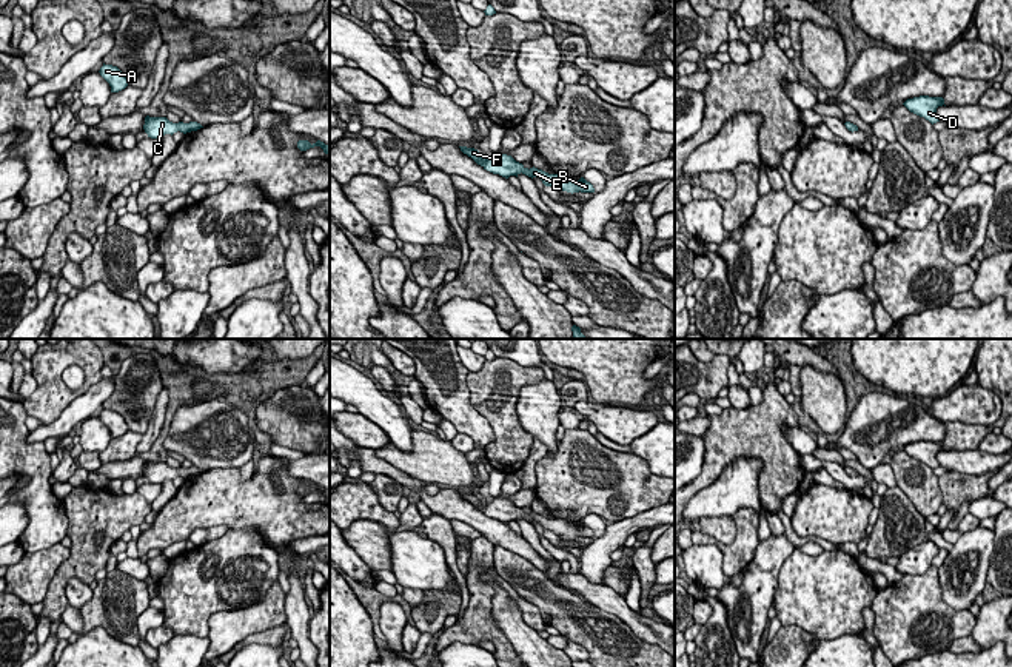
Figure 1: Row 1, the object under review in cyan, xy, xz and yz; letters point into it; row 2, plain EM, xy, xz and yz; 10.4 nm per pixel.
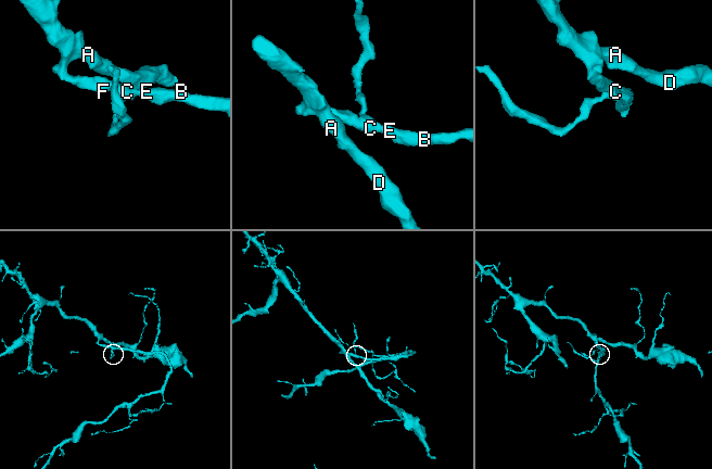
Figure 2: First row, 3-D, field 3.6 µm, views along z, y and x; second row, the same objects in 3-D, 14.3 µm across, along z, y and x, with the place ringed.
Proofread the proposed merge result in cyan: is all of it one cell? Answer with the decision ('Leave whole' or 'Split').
Leave whole

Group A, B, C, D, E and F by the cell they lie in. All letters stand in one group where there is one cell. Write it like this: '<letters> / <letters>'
A B C D E F

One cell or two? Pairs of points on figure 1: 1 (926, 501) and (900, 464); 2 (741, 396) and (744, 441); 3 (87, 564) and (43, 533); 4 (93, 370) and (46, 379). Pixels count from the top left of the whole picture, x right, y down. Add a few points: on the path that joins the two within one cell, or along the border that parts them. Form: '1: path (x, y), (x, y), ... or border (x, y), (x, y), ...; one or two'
1: path (923, 492), (909, 473); one
2: border (750, 405), (743, 408), (732, 407); two
3: border (62, 501), (67, 535); two
4: path (80, 359), (65, 359), (57, 367); one

